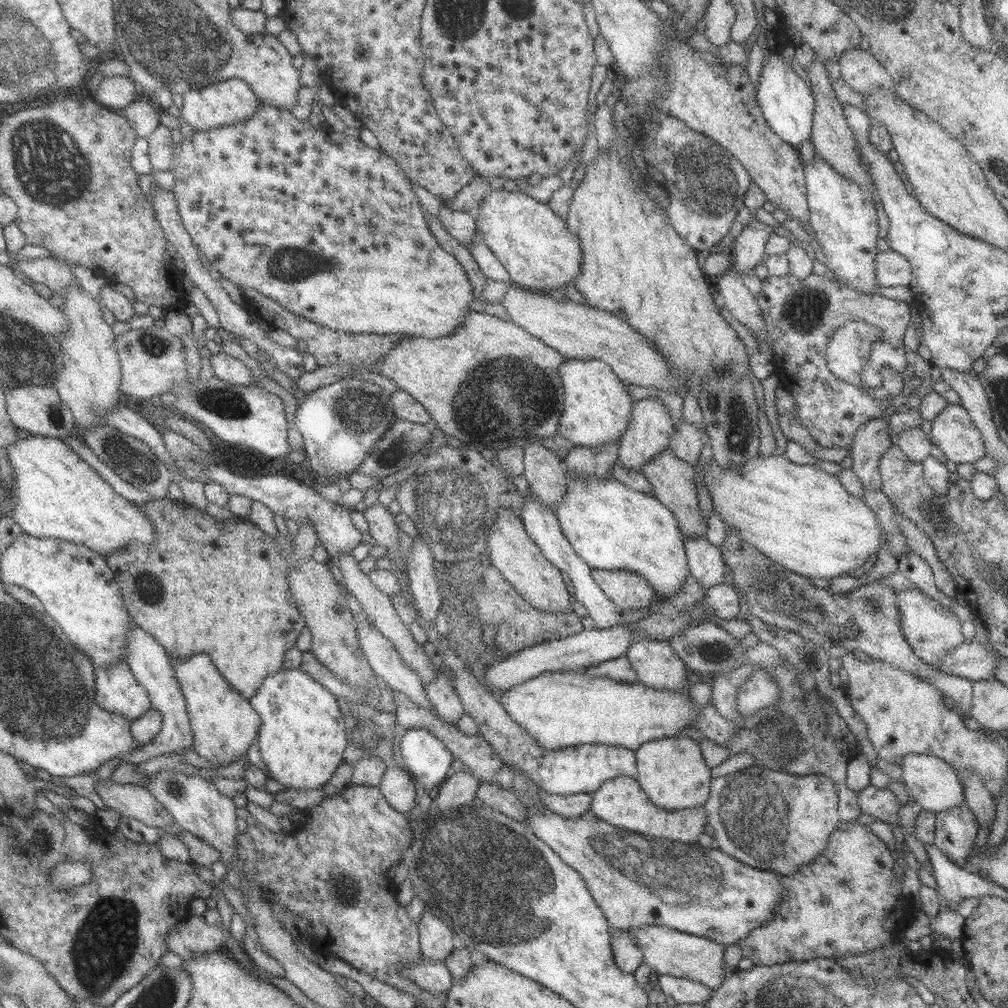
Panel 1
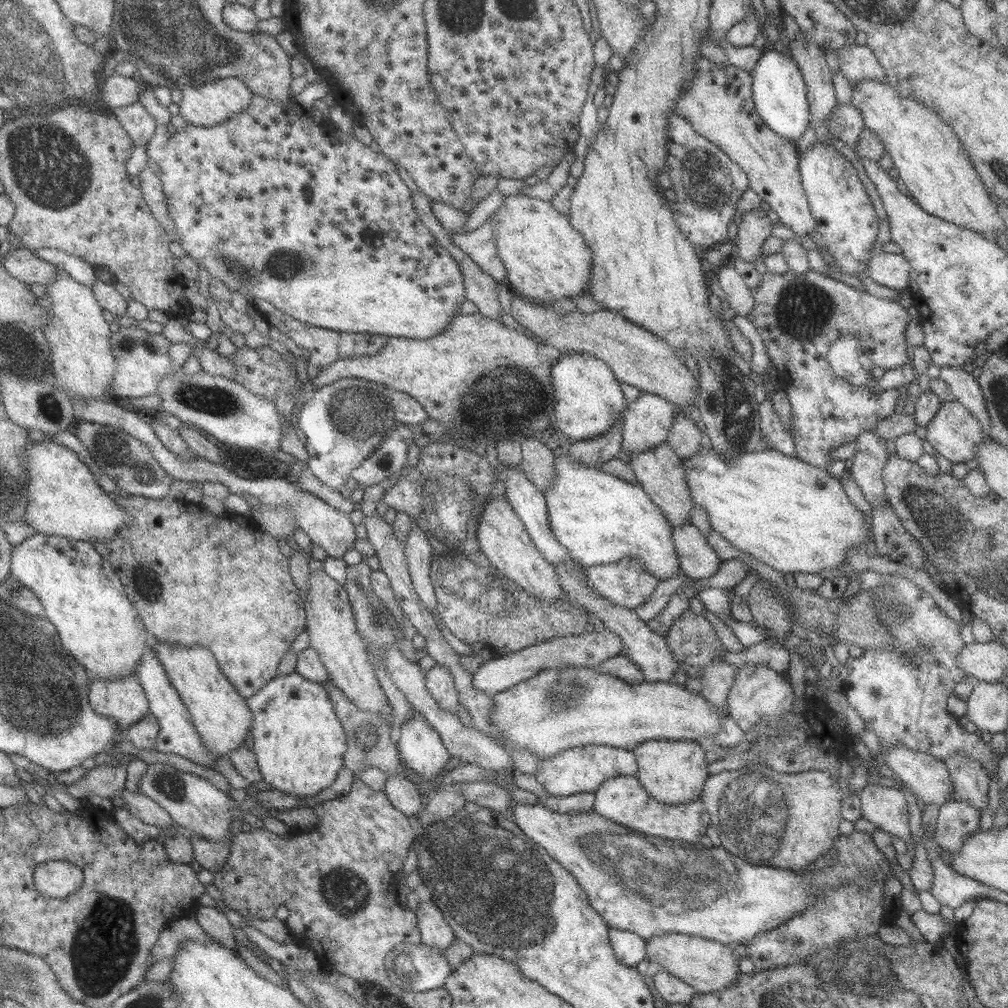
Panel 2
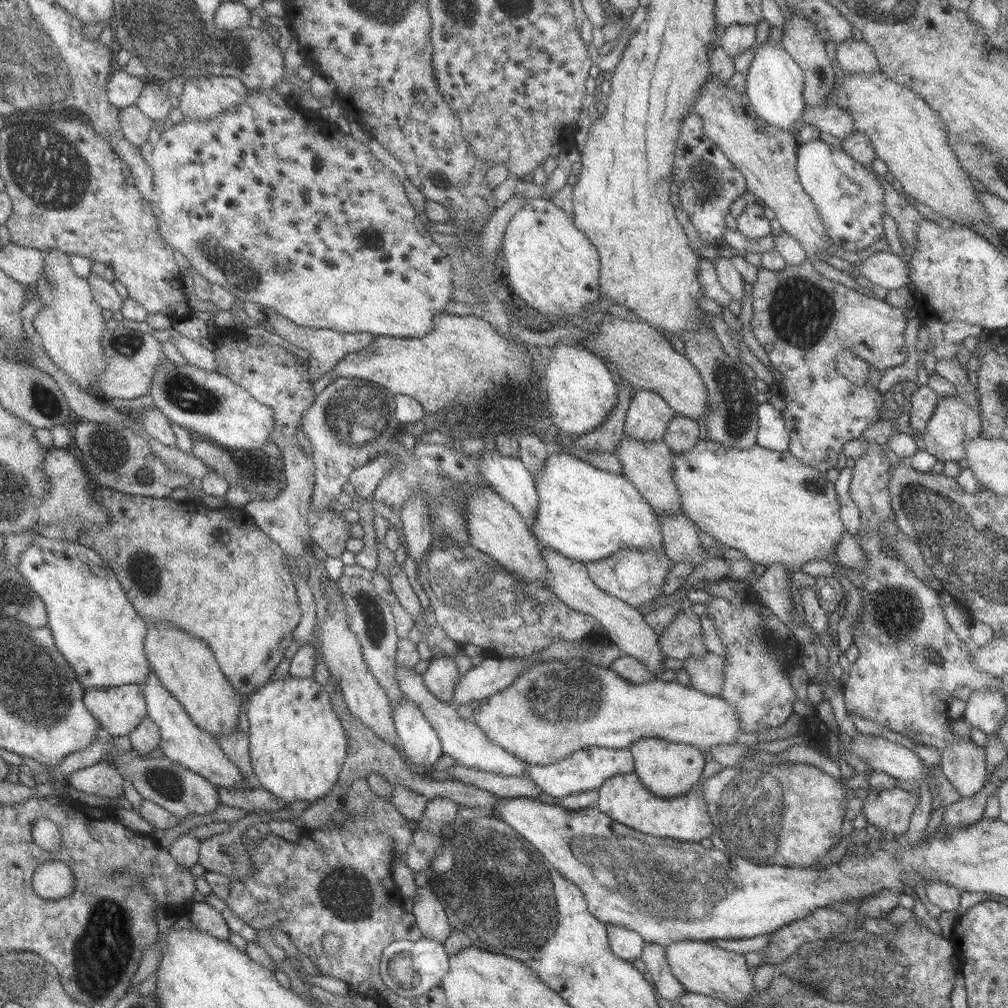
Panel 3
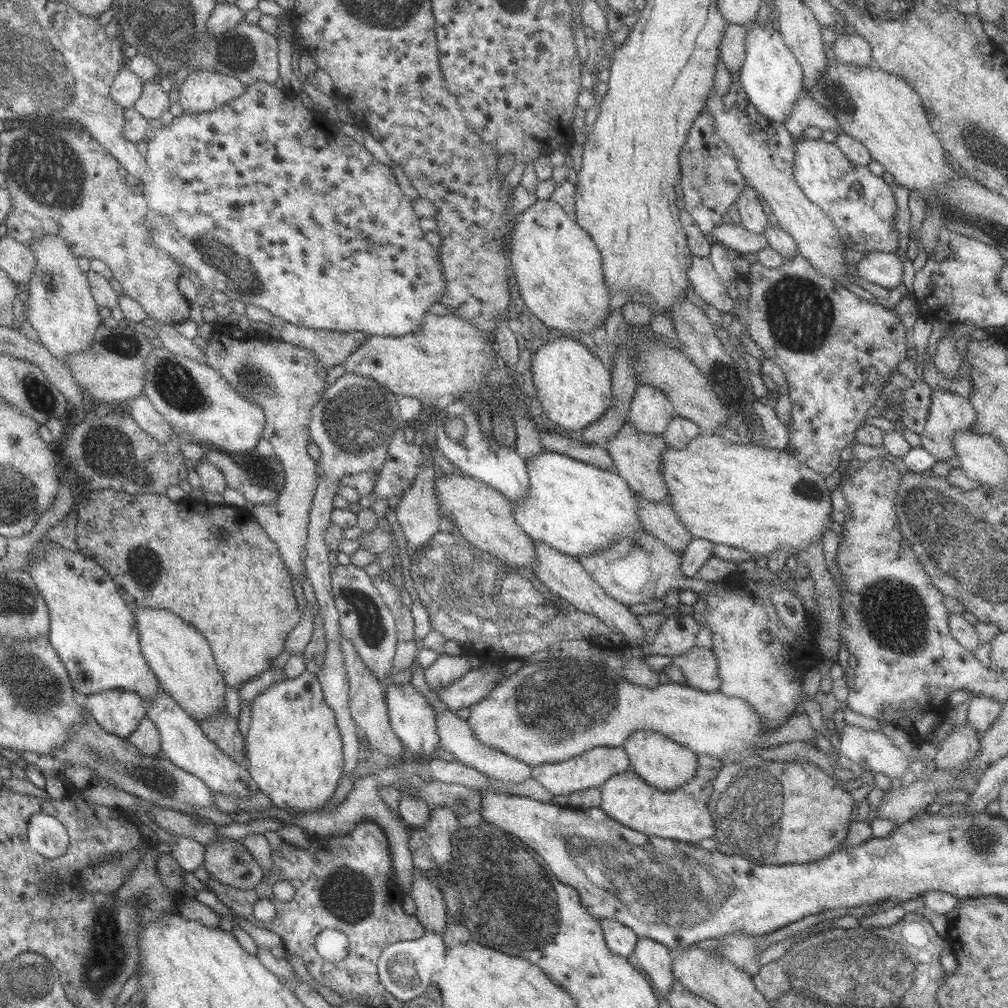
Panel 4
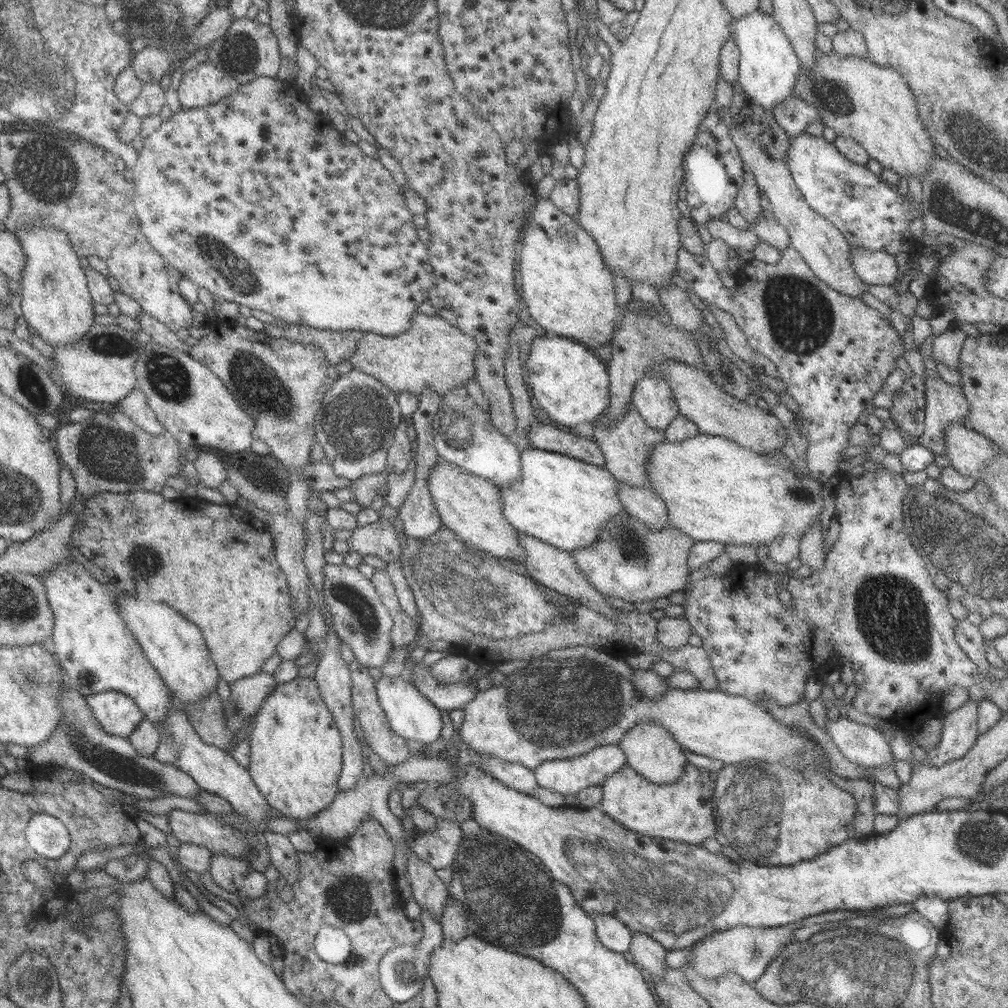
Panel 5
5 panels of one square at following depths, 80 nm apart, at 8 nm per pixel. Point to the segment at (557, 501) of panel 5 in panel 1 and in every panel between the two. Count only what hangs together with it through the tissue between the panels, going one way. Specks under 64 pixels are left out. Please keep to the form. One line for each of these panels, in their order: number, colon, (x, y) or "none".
1: (610, 526)
2: (600, 518)
3: (586, 514)
4: (576, 508)

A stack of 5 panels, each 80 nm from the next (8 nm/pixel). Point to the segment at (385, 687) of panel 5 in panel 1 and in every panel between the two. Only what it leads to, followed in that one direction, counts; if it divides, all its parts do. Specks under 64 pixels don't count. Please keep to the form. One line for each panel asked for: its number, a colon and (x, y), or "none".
1: (427, 759)
2: (421, 747)
3: (420, 744)
4: (413, 719)

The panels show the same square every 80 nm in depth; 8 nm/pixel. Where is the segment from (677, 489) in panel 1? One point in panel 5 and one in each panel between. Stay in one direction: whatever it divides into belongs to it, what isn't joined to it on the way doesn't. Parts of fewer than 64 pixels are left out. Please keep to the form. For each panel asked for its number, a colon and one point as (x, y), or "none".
2: (659, 471)
3: (647, 464)
4: (636, 456)
5: (626, 446)

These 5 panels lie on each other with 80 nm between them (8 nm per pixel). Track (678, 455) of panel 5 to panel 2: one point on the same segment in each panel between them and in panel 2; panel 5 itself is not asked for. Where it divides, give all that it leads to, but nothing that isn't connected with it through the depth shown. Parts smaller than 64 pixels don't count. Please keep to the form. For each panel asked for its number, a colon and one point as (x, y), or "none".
2: (794, 517)
3: (768, 504)
4: (762, 499)

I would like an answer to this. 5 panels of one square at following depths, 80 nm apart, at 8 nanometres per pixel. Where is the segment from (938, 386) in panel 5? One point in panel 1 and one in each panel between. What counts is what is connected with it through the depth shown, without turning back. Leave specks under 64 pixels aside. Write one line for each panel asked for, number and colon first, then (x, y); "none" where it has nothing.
1: (953, 431)
2: (954, 432)
3: (954, 421)
4: (949, 412)

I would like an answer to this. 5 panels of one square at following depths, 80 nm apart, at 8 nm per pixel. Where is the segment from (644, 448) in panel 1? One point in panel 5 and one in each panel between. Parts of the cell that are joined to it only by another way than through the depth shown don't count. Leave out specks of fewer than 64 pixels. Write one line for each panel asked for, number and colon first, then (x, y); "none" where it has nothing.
2: (647, 420)
3: (647, 419)
4: (651, 411)
5: (653, 396)

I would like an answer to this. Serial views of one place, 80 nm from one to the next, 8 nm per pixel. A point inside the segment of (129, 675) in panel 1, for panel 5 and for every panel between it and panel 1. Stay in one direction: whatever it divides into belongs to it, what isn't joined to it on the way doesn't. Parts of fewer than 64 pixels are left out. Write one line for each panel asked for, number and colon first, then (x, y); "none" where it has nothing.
2: (124, 700)
3: (119, 710)
4: (119, 712)
5: (118, 715)

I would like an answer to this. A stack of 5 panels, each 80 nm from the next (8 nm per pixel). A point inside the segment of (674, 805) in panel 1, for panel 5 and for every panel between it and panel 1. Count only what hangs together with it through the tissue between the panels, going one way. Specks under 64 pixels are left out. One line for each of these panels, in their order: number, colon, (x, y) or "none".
2: (673, 772)
3: (668, 769)
4: (661, 762)
5: (651, 750)

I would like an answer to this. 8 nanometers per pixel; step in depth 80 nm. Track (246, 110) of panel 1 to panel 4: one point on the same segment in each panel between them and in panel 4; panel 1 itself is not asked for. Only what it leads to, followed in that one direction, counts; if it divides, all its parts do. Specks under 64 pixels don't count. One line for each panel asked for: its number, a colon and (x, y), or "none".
2: (216, 101)
3: (203, 97)
4: (202, 91)

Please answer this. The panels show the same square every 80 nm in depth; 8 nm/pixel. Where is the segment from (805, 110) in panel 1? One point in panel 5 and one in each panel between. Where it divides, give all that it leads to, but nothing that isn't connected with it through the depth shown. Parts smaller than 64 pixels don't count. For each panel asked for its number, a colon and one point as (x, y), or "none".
2: (778, 90)
3: (775, 83)
4: (772, 77)
5: (768, 66)

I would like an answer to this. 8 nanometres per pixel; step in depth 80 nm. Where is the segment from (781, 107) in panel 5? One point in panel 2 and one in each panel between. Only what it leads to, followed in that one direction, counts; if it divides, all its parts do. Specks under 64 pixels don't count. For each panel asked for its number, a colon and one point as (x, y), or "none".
2: (846, 123)
3: (838, 122)
4: (805, 112)

